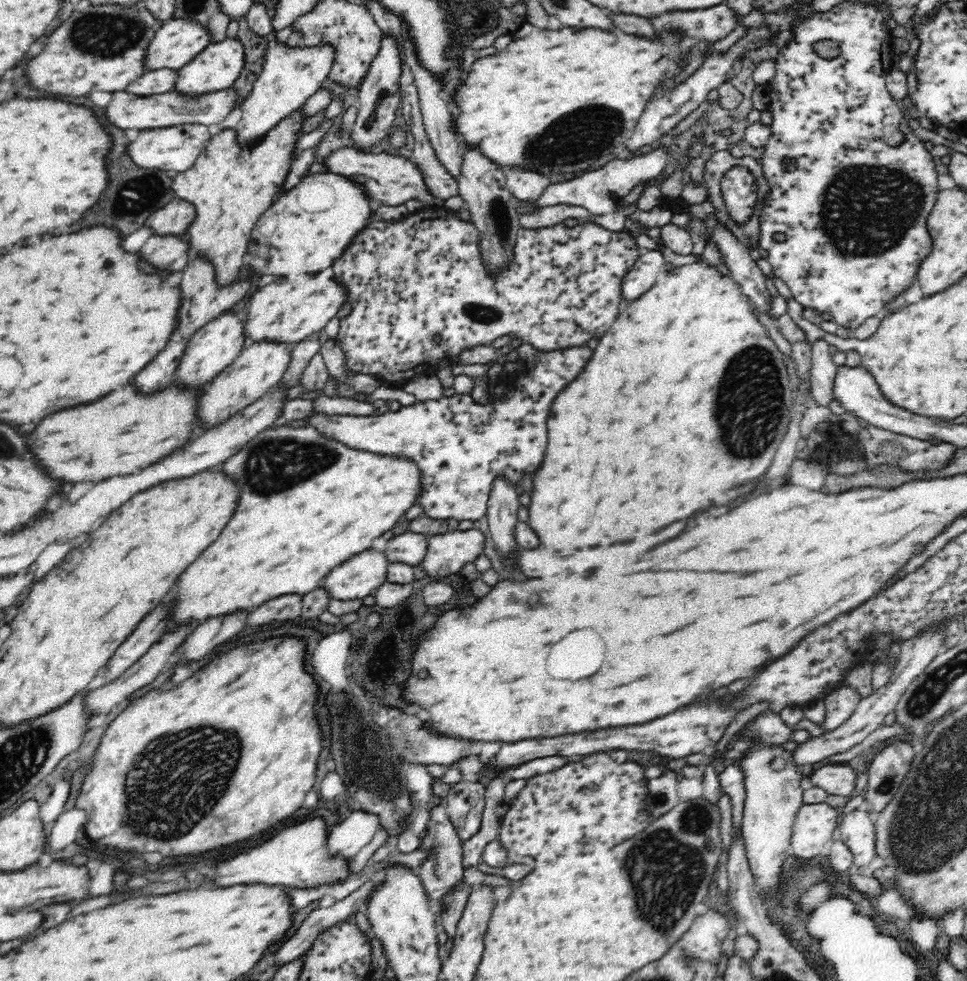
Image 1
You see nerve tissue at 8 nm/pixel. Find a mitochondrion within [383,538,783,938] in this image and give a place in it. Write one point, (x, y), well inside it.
(665, 870)

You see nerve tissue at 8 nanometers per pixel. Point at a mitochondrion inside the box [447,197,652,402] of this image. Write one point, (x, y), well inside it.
(484, 312)

